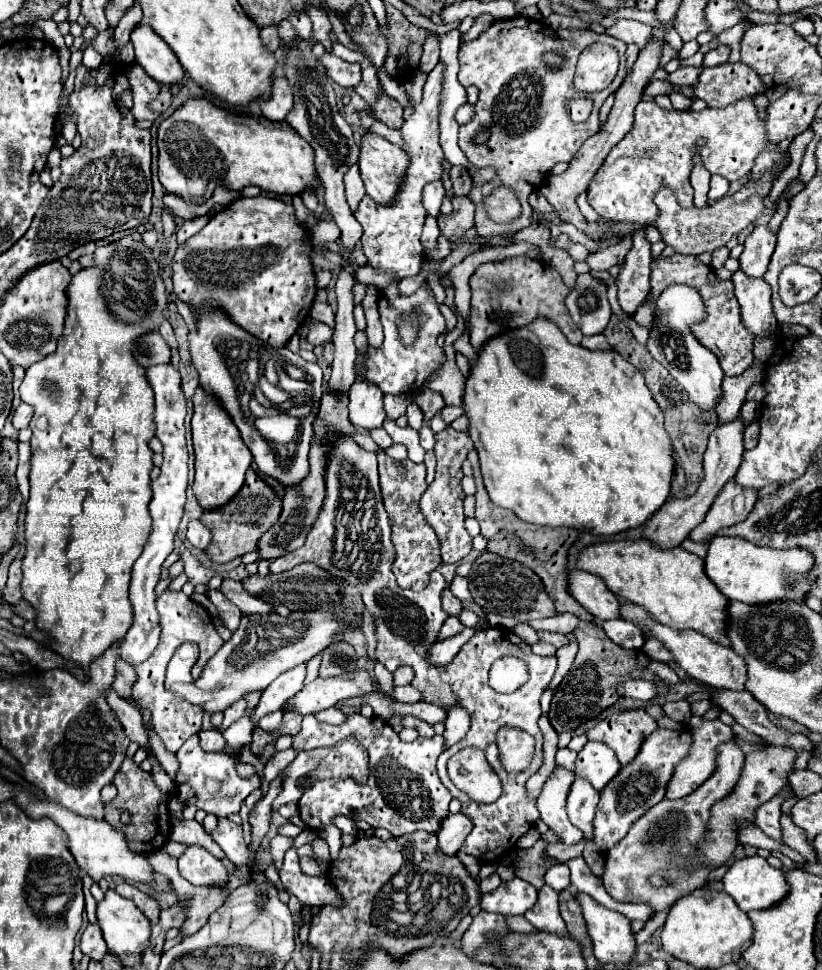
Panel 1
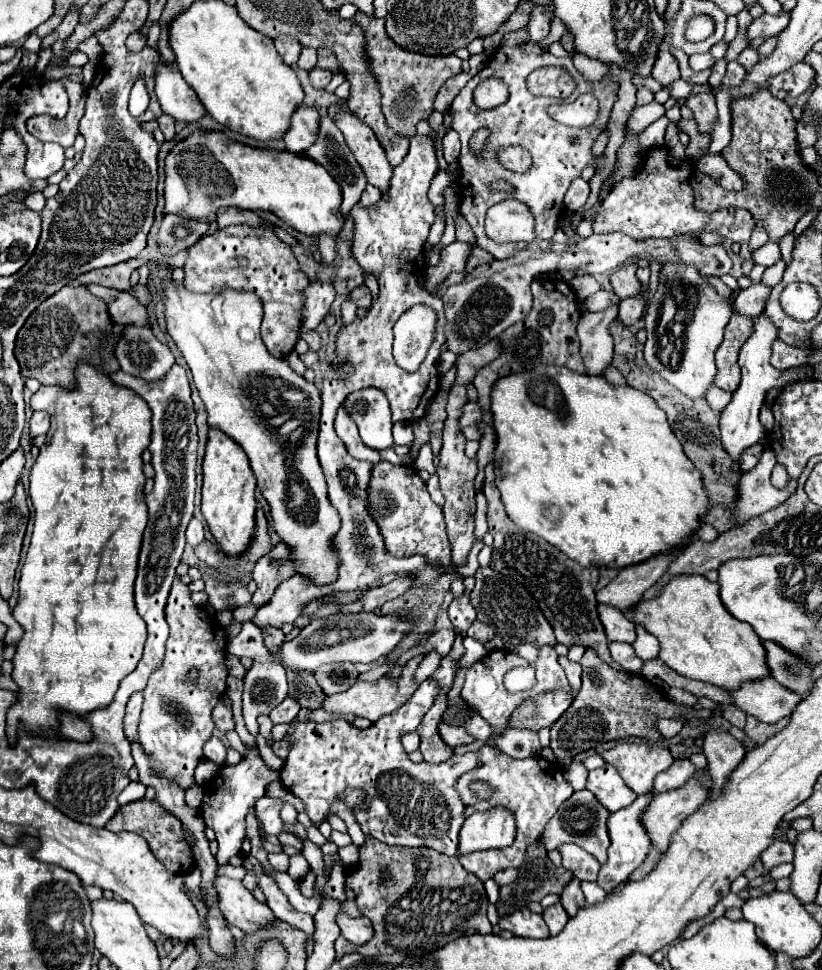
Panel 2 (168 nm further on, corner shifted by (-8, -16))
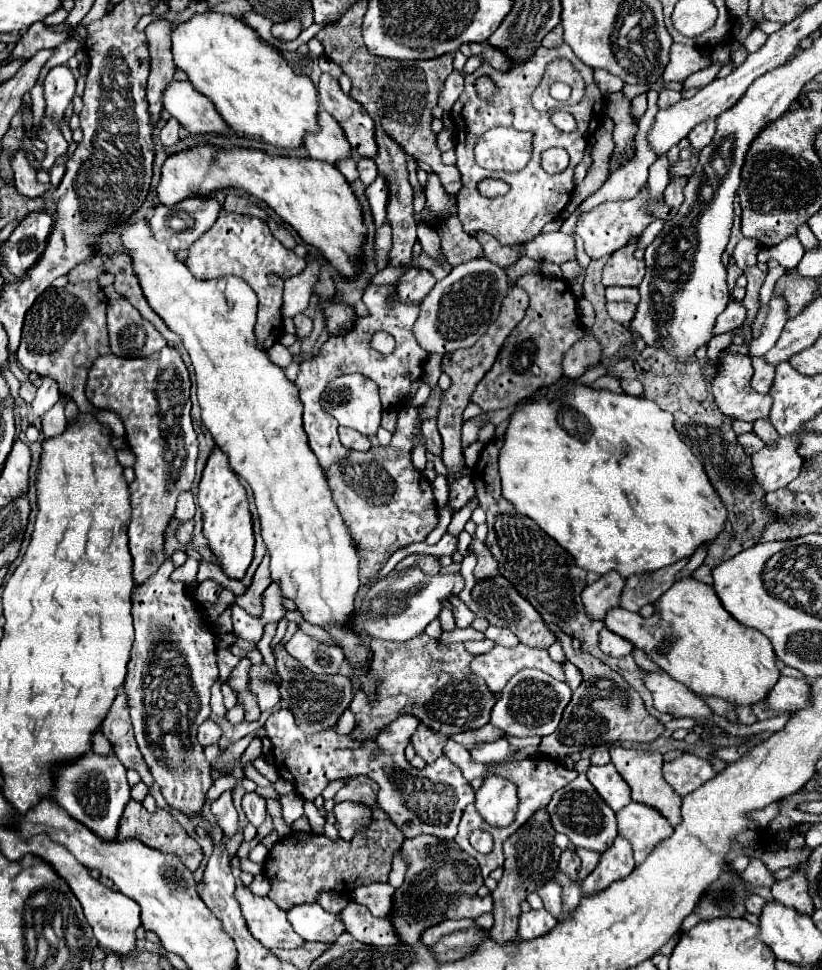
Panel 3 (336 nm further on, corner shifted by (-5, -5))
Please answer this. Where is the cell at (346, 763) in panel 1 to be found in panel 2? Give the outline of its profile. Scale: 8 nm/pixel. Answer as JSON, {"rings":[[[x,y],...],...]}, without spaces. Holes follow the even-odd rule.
{"rings":[[[264,796],[256,802],[256,818],[262,822],[264,834],[282,832],[282,820],[280,820],[282,806],[284,806],[282,798],[270,798],[270,796]]]}

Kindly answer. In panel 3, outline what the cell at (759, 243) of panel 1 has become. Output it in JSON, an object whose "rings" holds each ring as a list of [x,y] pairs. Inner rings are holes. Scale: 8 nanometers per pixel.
{"rings":[[[731,301],[727,309],[717,317],[717,323],[713,327],[713,335],[721,335],[727,331],[733,331],[735,327],[741,327],[741,321],[745,319],[745,307],[741,301]]]}

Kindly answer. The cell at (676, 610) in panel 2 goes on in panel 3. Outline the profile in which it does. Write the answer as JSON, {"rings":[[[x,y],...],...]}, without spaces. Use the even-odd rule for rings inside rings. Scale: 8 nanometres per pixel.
{"rings":[[[693,577],[677,581],[667,593],[663,593],[663,597],[659,597],[655,603],[655,615],[649,619],[617,607],[613,613],[609,613],[609,617],[605,617],[605,627],[627,639],[634,648],[641,649],[653,663],[661,665],[669,677],[681,681],[695,695],[713,695],[737,707],[753,707],[767,697],[779,679],[779,669],[775,665],[775,653],[769,645],[769,639],[753,629],[743,629],[743,625],[737,625],[737,621],[733,621],[733,617],[721,605],[715,589],[711,585],[695,581]]]}

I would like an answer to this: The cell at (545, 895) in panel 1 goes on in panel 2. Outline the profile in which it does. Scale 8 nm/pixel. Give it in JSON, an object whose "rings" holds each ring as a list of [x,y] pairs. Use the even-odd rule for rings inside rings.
{"rings":[[[552,904],[548,908],[544,908],[544,920],[546,926],[550,930],[550,936],[556,936],[568,922],[568,914],[564,912],[564,908],[560,904]]]}

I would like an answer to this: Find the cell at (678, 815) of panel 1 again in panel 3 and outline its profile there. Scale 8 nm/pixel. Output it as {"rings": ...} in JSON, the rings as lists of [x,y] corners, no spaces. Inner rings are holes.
{"rings":[[[643,671],[643,685],[653,693],[655,707],[661,713],[695,719],[707,719],[709,715],[713,715],[701,697],[689,693],[689,689],[673,681],[667,673]]]}

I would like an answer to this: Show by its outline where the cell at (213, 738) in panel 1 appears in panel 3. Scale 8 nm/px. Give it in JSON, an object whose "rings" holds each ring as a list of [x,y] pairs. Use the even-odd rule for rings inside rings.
{"rings":[[[207,719],[199,725],[199,731],[197,731],[197,739],[201,745],[211,745],[211,743],[217,743],[221,737],[221,729],[215,721]]]}

